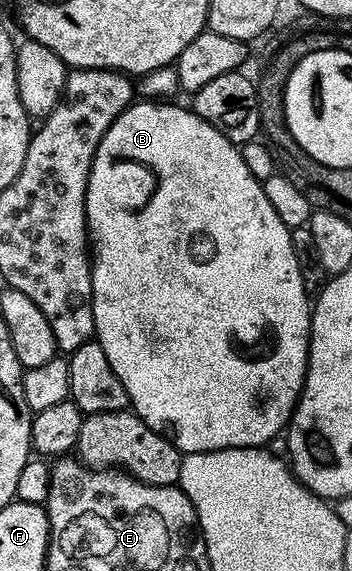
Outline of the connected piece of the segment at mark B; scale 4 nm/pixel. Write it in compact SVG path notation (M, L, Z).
M134 102L115 118L113 125L103 134L103 138L97 147L97 153L93 159L93 165L89 171L87 182L87 194L85 195L85 227L91 245L91 267L93 270L93 330L96 343L103 346L103 354L107 354L107 362L111 362L111 370L115 370L115 378L123 382L123 390L127 390L129 408L137 413L151 430L155 430L160 436L166 436L183 454L190 452L214 452L224 448L259 448L268 445L268 440L273 440L277 435L286 431L287 425L292 421L293 410L301 398L301 388L305 384L305 369L309 367L309 321L311 319L311 296L305 290L305 283L299 270L299 262L295 258L293 249L293 234L275 214L275 206L267 202L265 185L253 177L251 170L247 170L247 162L243 162L241 149L232 144L215 126L211 126L203 118L199 118L196 112L183 108L177 102Z

